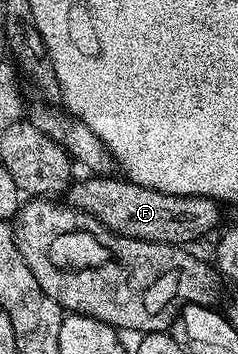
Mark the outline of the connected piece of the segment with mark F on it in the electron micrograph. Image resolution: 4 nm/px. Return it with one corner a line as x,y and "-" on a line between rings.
88,175
85,178
81,185
73,184
67,190
67,200
73,209
90,214
119,237
188,247
191,241
206,236
220,221
222,205
212,197
166,194
140,186
120,175

